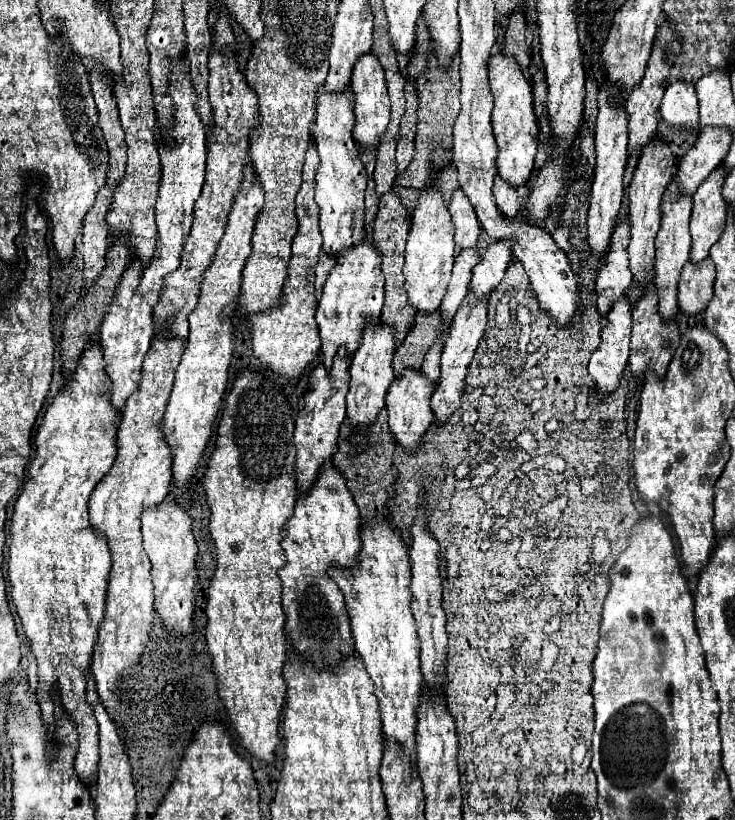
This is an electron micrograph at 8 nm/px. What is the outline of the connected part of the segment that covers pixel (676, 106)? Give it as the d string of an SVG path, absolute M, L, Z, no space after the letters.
M677 81L671 87L667 87L661 101L661 115L673 127L701 131L699 101L693 85L685 81Z

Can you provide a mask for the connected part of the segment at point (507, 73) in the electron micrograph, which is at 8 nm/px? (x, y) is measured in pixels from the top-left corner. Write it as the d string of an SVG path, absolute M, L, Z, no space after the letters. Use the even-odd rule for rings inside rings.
M493 55L489 59L489 83L495 97L493 109L493 135L499 147L497 169L503 181L509 181L511 187L521 187L533 173L535 155L539 149L539 125L533 113L533 93L529 81L523 77L515 59L505 55Z

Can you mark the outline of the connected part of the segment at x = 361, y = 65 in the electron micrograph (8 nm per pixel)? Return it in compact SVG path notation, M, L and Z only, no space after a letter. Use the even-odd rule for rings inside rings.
M367 53L359 59L359 63L355 63L353 67L353 75L351 75L351 91L353 91L353 101L355 101L355 127L353 127L353 139L355 143L363 149L363 151L373 151L379 147L383 131L389 123L389 95L387 95L387 87L385 87L385 75L383 75L383 67L379 65L379 61Z

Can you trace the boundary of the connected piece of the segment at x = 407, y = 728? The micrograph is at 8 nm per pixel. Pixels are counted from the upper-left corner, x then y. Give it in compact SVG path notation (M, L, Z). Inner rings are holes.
M375 519L363 527L363 545L359 565L353 569L331 567L329 575L345 595L355 649L365 663L367 673L375 683L379 713L383 721L383 737L399 743L405 753L411 753L415 767L415 729L417 707L421 703L421 667L419 667L419 635L411 615L411 567L407 547L399 533L385 519Z

